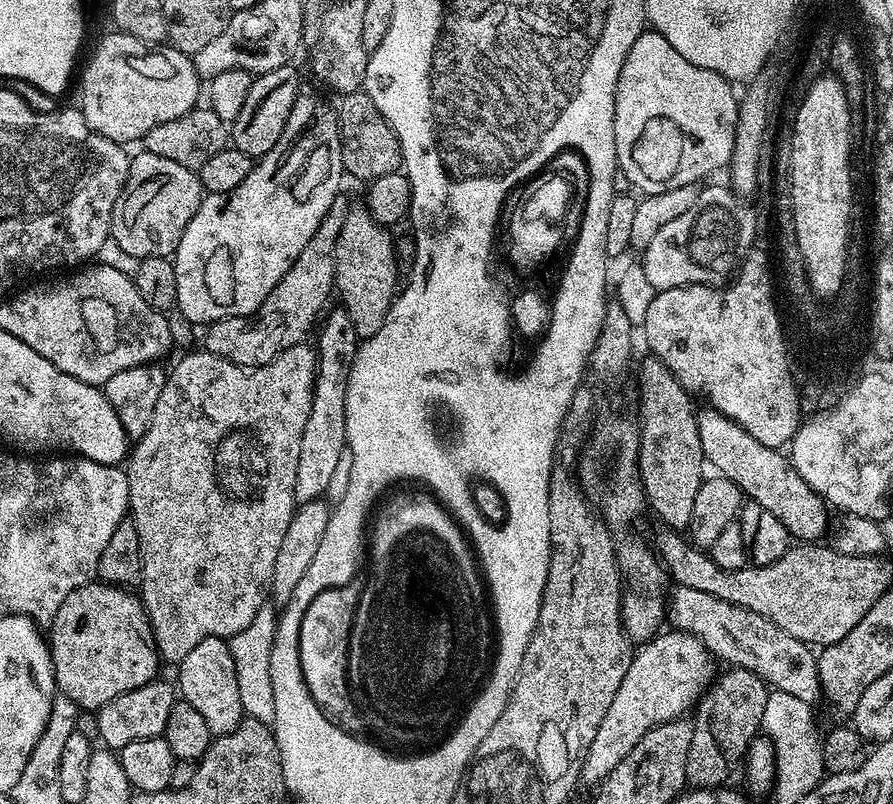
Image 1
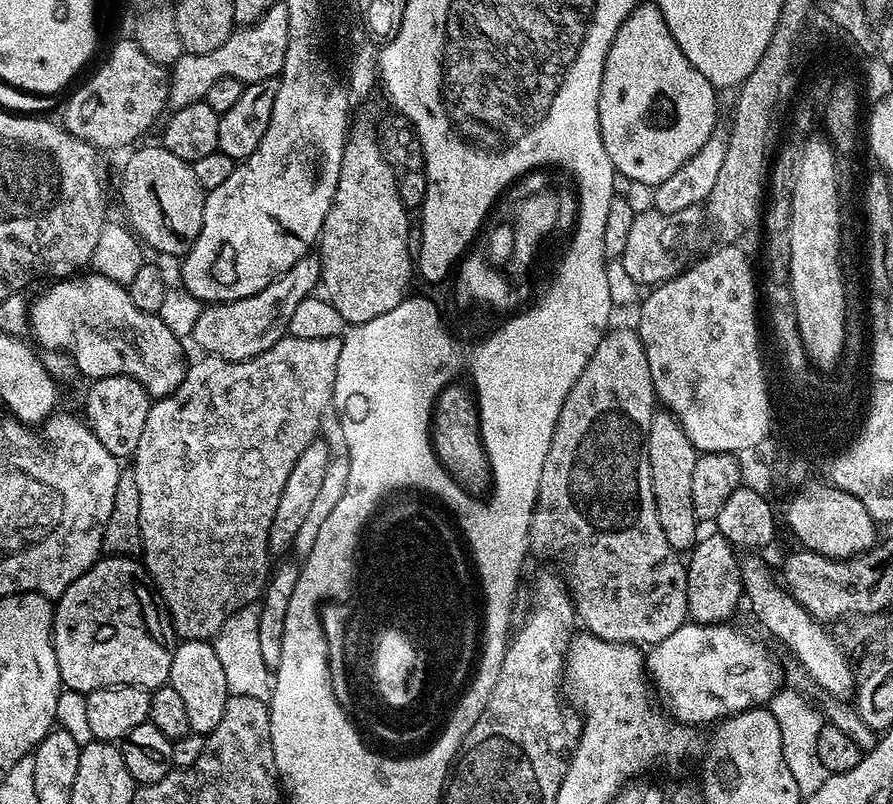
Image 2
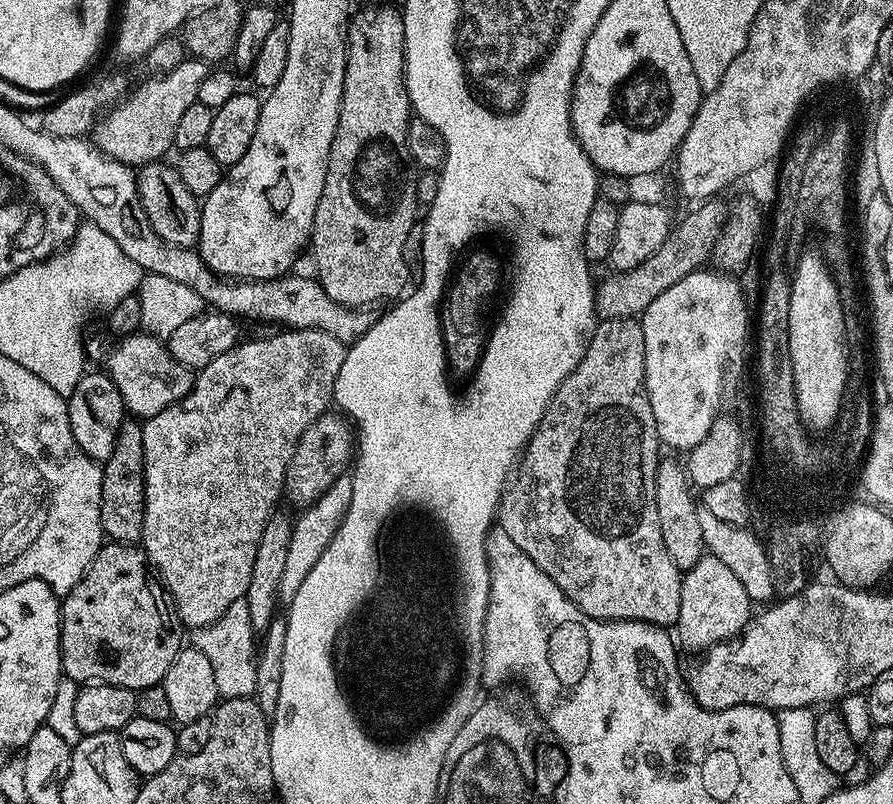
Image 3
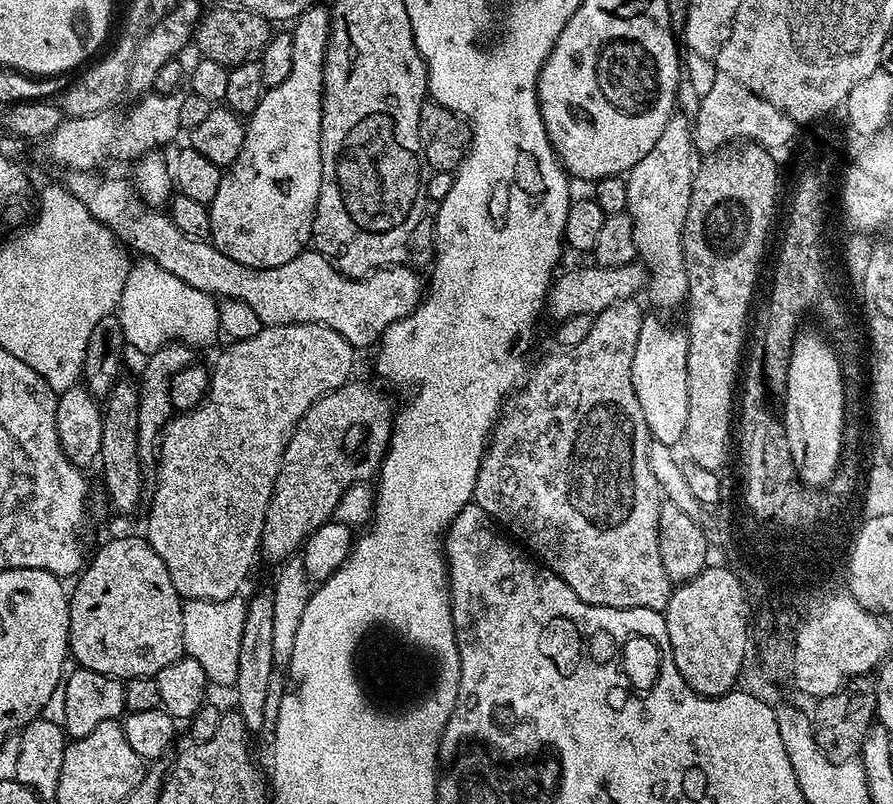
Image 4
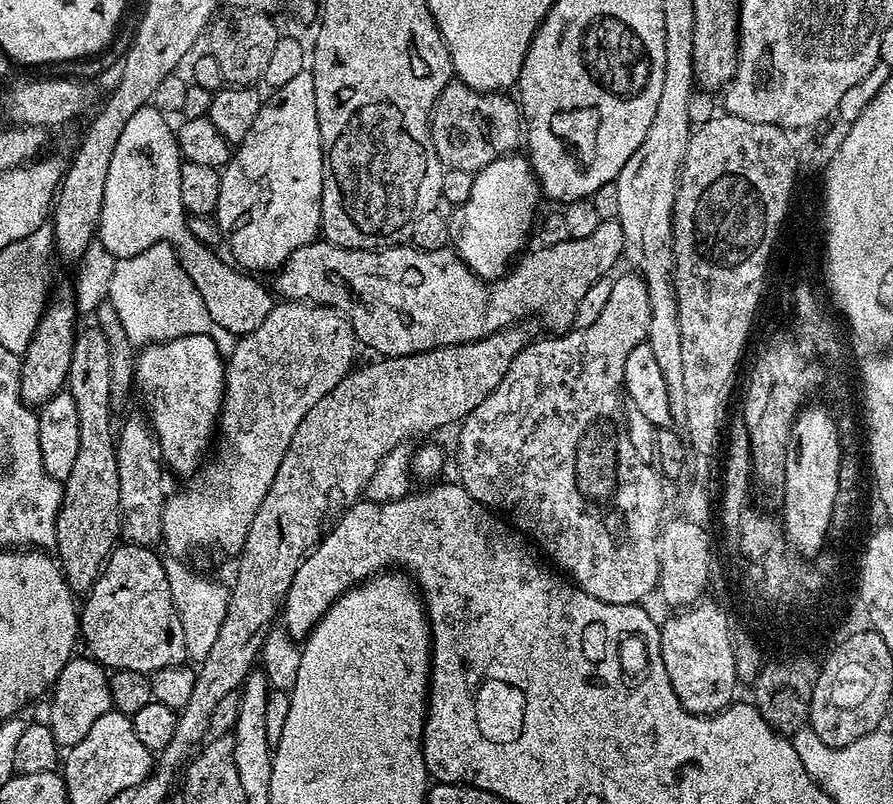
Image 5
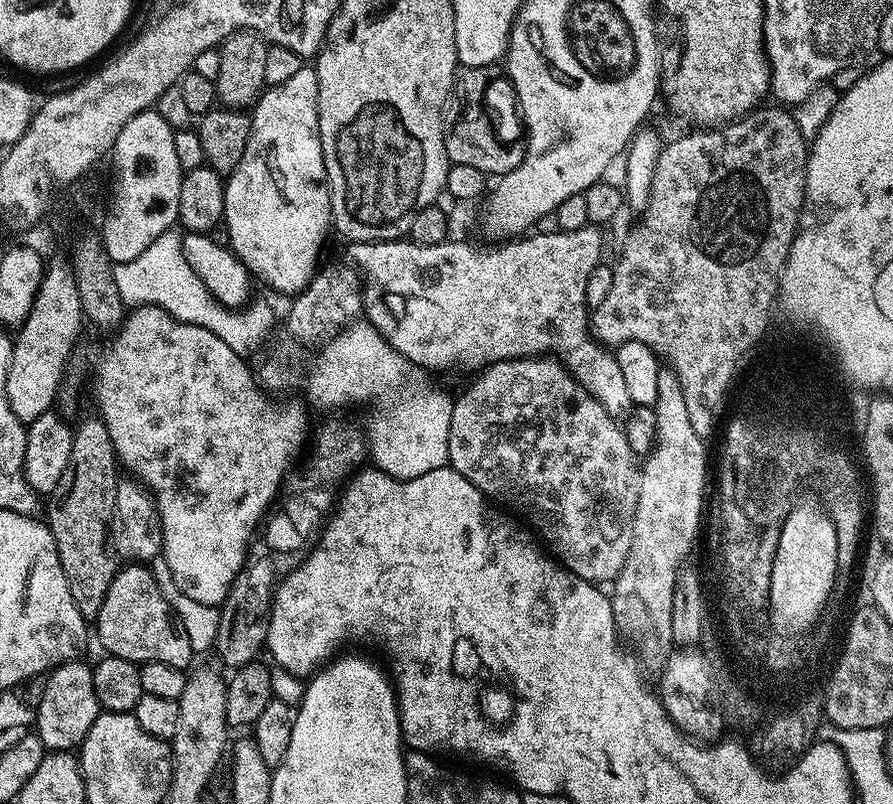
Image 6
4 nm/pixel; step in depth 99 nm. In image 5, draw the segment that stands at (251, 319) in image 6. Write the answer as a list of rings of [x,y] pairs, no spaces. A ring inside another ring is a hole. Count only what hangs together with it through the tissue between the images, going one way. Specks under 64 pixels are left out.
[[[171,244],[152,245],[142,254],[116,260],[107,299],[118,310],[118,318],[122,318],[122,330],[126,330],[126,338],[130,338],[134,346],[167,342],[183,336],[209,336],[225,358],[231,356],[236,348],[238,338],[210,318],[201,295],[179,264]]]

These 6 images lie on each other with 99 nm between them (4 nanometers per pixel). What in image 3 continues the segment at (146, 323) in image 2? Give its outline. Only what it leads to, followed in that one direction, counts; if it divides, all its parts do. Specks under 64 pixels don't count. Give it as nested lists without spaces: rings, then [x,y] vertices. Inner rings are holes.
[[[140,330],[119,337],[115,343],[108,352],[106,371],[112,377],[114,386],[118,386],[118,394],[122,394],[125,409],[133,417],[146,421],[154,414],[162,414],[166,406],[184,399],[191,390],[193,373],[173,358],[163,339]]]

